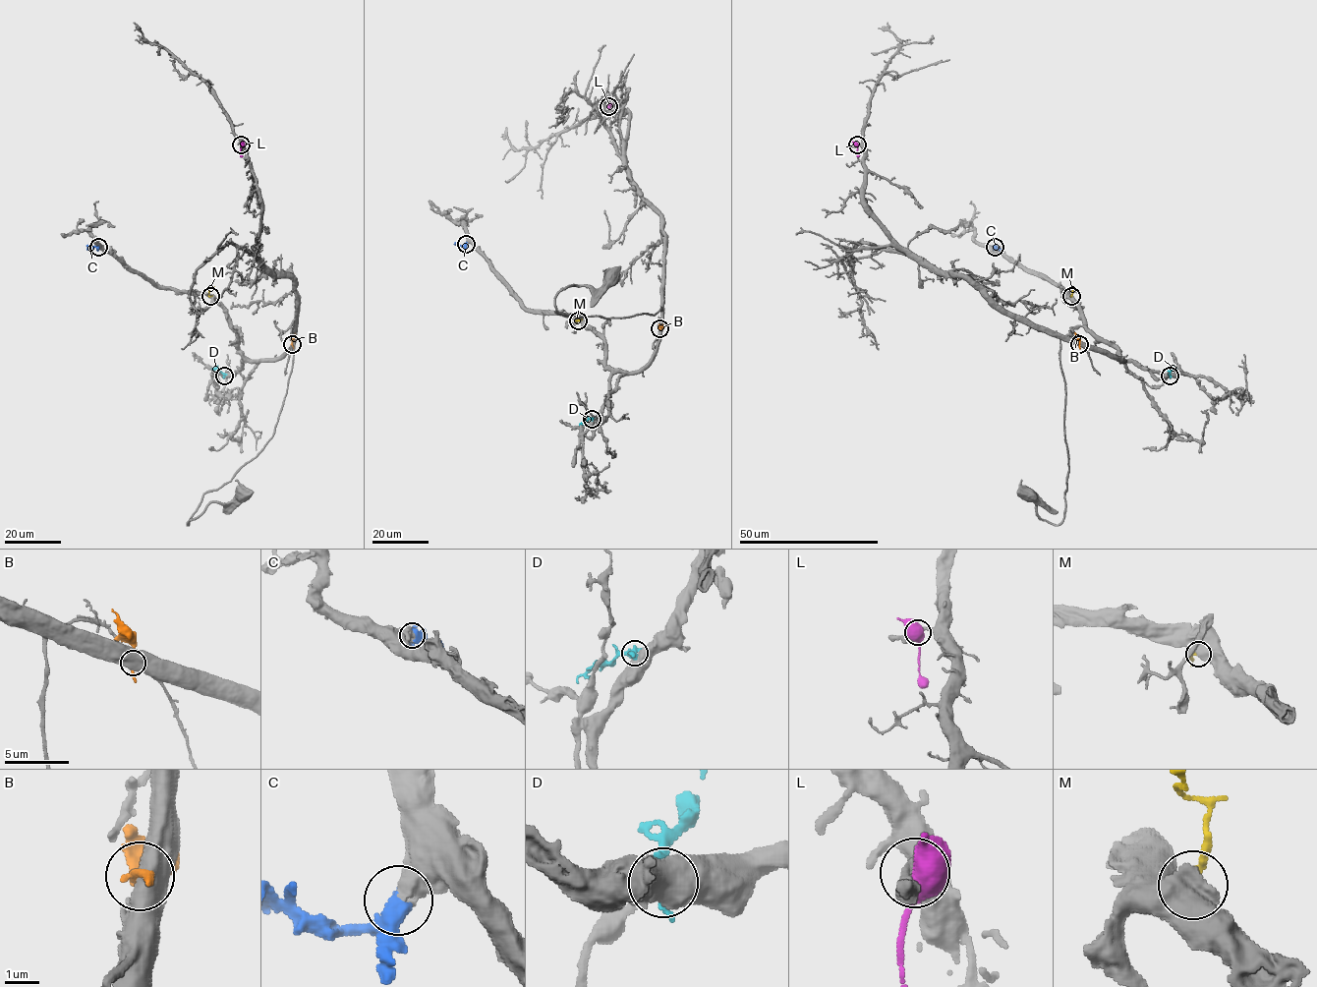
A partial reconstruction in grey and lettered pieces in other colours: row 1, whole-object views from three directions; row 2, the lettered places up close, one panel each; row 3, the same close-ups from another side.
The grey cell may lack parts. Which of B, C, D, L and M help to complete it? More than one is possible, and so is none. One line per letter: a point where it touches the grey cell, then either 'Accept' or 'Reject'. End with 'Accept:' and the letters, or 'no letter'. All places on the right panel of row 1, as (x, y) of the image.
B: Touches grey at (1079, 344). Reject
C: Touches grey at (995, 247). Accept
D: Touches grey at (1170, 376). Reject
L: Touches grey at (857, 145). Reject
M: Touches grey at (1071, 296). Reject
Accept: C

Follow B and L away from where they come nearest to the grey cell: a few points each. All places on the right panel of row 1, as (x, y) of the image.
B: (1079, 344), (1074, 332)
L: (857, 145), (858, 156)

